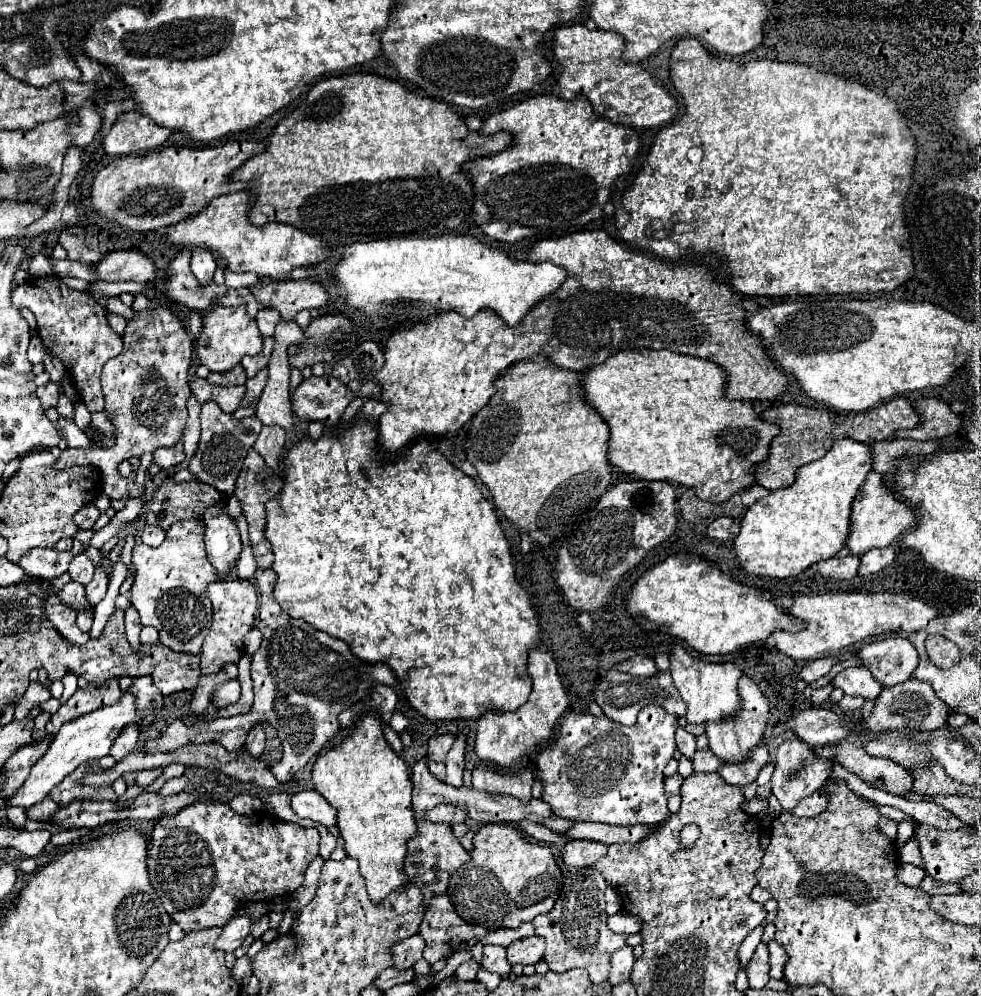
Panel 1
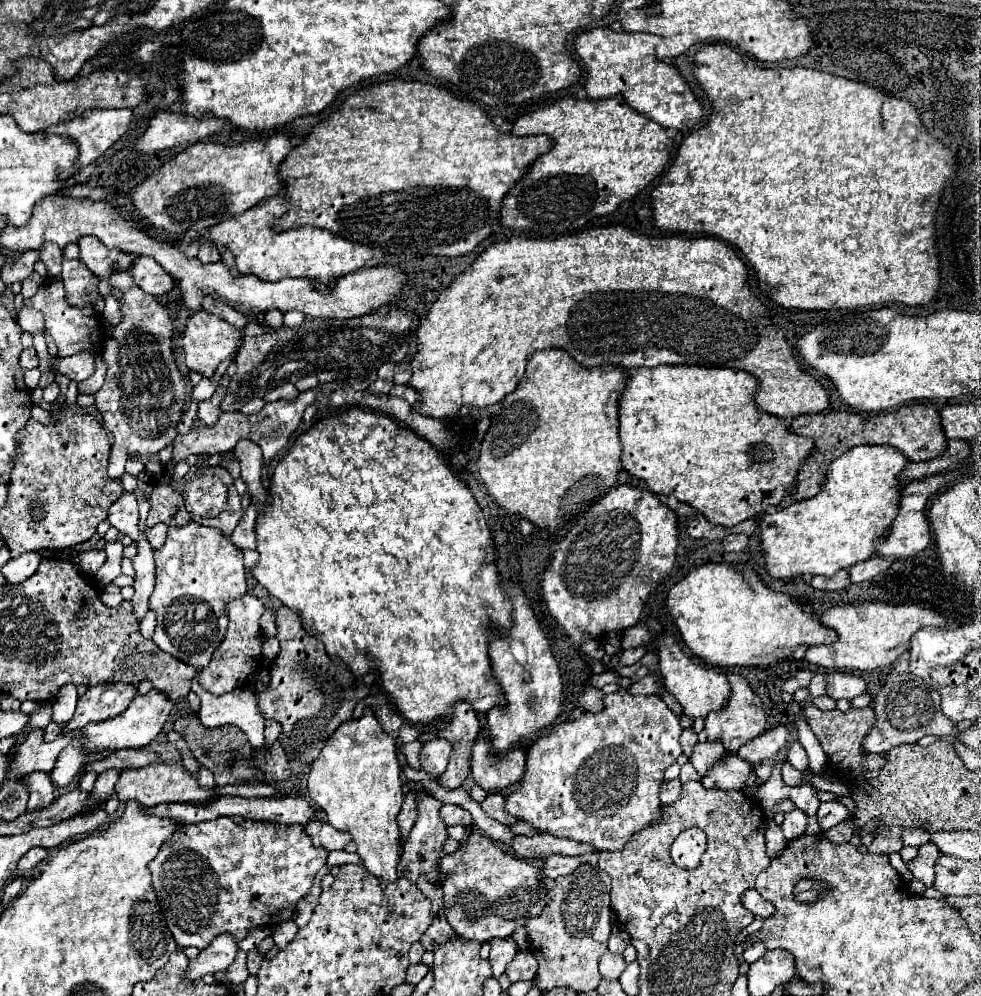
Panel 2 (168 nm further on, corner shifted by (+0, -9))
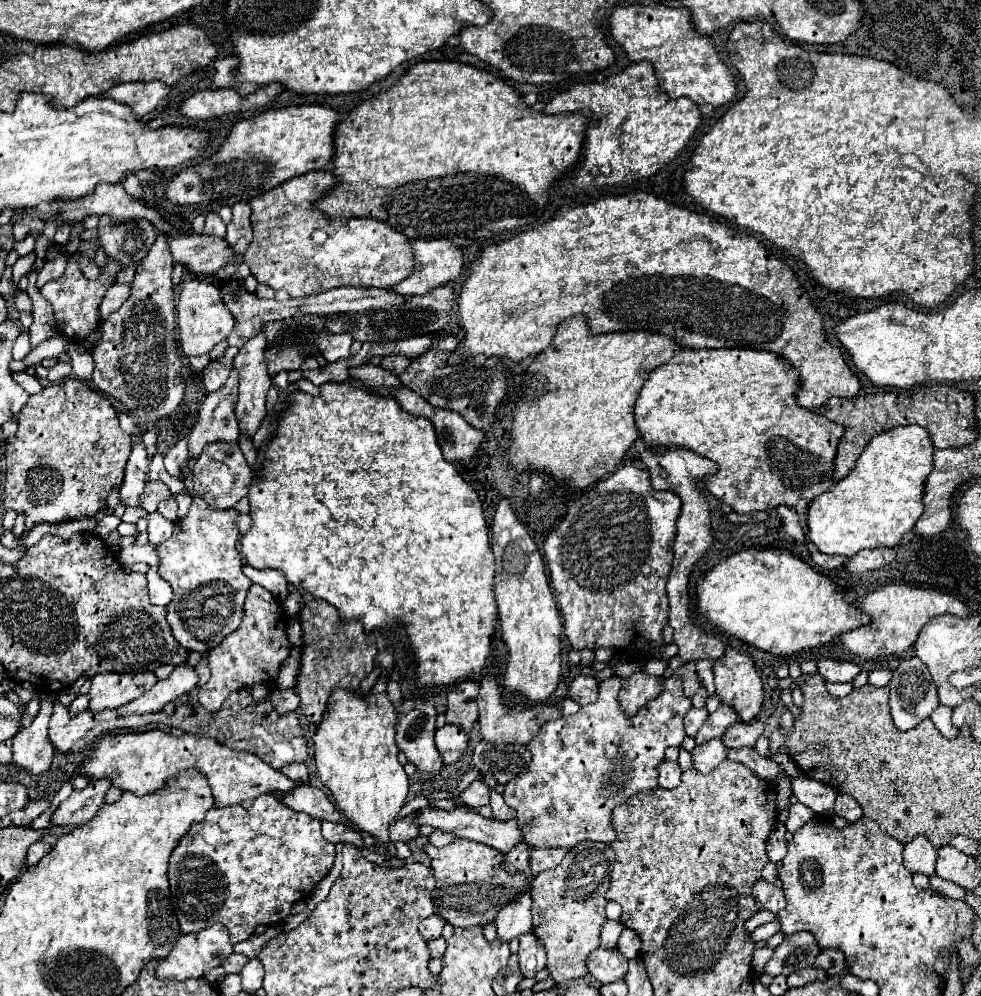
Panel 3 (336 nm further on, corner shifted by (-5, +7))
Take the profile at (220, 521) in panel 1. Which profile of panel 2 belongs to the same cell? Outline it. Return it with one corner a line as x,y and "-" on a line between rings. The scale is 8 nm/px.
212,466
212,468
202,468
192,472
188,480
182,484
182,496
184,496
186,510
192,514
192,520
196,520
202,526
218,528
224,536
230,536
242,518
240,496
234,488
234,480
230,480
228,472
222,468

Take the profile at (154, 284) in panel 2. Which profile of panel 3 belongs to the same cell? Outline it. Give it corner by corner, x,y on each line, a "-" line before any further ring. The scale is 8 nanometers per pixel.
207,234
171,238
171,252
175,262
185,264
193,274
213,274
239,262
239,256
231,250
225,238

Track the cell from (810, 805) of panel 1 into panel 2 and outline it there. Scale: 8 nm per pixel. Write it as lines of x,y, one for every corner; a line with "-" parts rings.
834,800
834,802
822,802
816,816
818,816
820,828
826,832
826,830
830,830
832,826
836,826
840,820
848,818
850,812
848,812
848,808
846,808
844,804
840,804
840,802

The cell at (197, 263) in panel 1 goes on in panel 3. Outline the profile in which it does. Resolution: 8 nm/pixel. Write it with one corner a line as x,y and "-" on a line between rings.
209,212
205,220
205,234
225,238
225,222
219,218
217,212

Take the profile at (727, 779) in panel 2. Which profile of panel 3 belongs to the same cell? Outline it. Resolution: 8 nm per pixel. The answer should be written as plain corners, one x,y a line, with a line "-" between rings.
715,738
707,740
701,746
695,746
691,754
693,754
693,768
701,774
707,774
727,758
727,748
723,748
723,742

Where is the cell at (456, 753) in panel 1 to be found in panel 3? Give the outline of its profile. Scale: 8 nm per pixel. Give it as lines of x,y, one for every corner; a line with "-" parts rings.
475,678
461,680
447,694
447,712
445,712
447,722
461,726
467,734
477,722
477,694
479,694
479,682

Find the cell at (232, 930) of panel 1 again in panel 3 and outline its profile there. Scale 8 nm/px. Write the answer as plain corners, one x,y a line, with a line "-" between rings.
213,924
211,928
205,928
201,932
193,932
193,934
183,934
179,936
179,940
175,942
173,950
167,954
167,958
159,960
157,964
157,970
155,970
155,976
159,980
189,980
189,978
201,978
205,976
209,970
221,966
221,962
233,952
233,944
227,936
227,930
219,924

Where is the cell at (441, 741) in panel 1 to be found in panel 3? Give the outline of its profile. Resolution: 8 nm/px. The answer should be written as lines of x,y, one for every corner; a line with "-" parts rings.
445,724
443,728
439,728
435,732
435,742
437,742
437,750
439,750
443,762
453,764
465,752
469,736
463,732
461,726

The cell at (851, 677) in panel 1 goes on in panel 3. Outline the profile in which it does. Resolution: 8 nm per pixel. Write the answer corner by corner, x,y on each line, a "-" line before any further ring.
819,660
817,668
827,682
851,682
861,672
861,668
855,662
845,660

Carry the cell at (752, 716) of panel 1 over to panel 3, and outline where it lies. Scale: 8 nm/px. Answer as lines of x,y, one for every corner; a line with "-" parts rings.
727,648
723,660
713,662
713,674
721,702
735,708
743,722
751,722
763,702
763,686
753,660

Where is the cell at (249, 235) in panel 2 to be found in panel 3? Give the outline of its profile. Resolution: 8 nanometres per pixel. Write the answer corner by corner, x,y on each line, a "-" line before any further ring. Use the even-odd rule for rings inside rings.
315,170
303,176
295,176
295,180
289,180
287,184
281,184
279,188
273,188
271,192
265,192
251,200
251,226
255,230
255,242
249,244
247,252
243,254
243,262
251,268
251,274
259,284
267,284
273,290
285,290
291,298
303,298
339,286
393,288
413,274
419,264
415,262
411,242
399,230
373,218
353,218
345,224
333,224
327,214
315,208
315,202
321,200
321,196
337,184
339,180
331,172
-
315,230
323,230
327,234
327,240
323,244
317,244
313,240

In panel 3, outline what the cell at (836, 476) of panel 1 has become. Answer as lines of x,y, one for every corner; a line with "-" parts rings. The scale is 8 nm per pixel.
897,426
867,444
851,474
809,506
807,538
825,554
853,558
865,548
895,548
923,514
923,488
933,470
935,446
921,426

